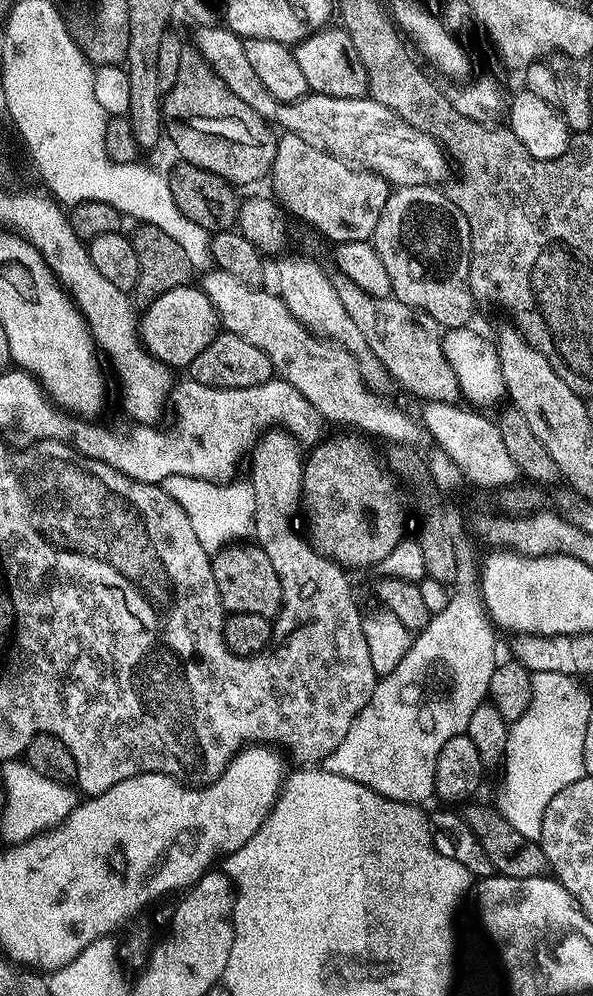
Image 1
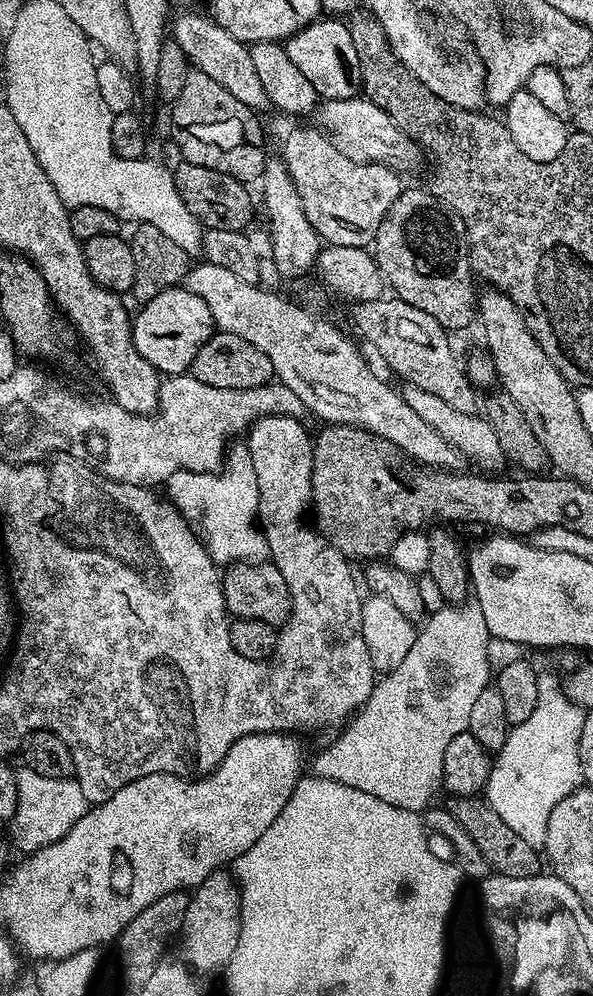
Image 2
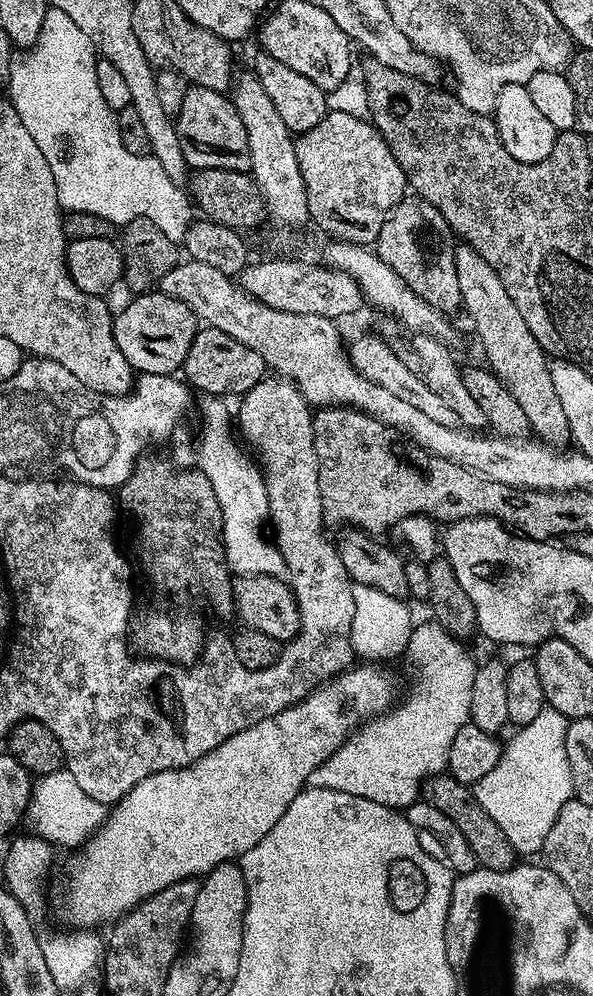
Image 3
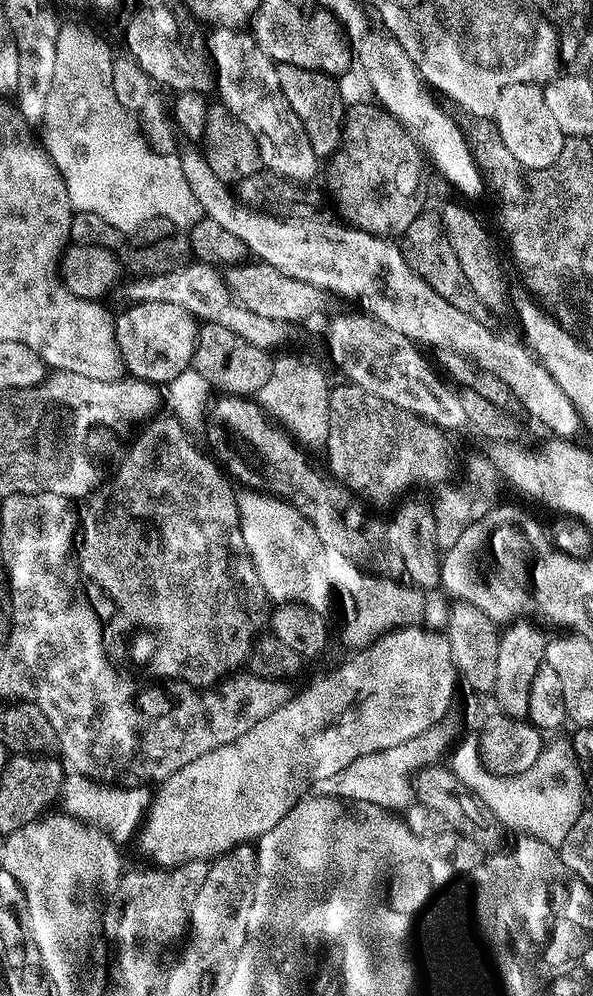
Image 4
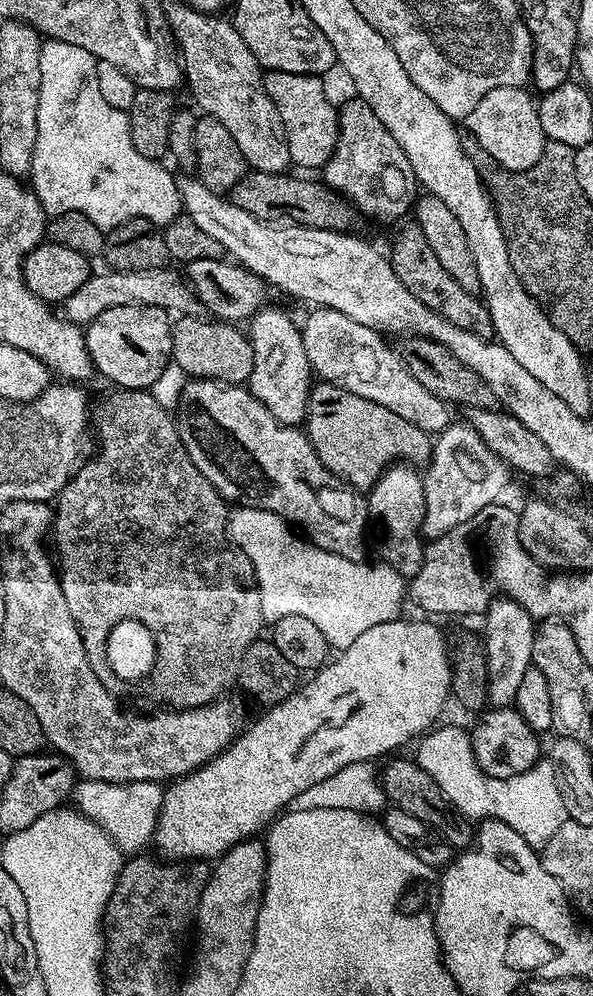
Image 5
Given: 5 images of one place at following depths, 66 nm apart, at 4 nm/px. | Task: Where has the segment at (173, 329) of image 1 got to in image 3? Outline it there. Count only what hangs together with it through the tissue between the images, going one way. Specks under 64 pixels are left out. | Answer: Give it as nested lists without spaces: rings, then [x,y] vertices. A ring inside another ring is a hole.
[[[159,290],[142,292],[131,299],[121,312],[115,313],[112,321],[118,350],[122,350],[126,362],[137,373],[163,376],[179,373],[198,331],[196,315],[186,302],[178,302],[178,298],[170,298]]]

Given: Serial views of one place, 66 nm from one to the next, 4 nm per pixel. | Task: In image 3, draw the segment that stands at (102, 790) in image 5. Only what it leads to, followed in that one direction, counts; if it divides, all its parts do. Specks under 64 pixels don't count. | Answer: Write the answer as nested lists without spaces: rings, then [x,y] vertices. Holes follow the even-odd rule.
[[[61,770],[50,774],[49,776],[39,777],[32,785],[32,797],[28,803],[28,815],[26,817],[26,828],[31,835],[39,836],[45,840],[47,844],[60,848],[72,848],[84,843],[93,832],[100,829],[100,825],[104,823],[106,815],[105,805],[94,802],[94,798],[90,798],[90,794],[84,793],[82,786],[78,786],[78,782],[74,782],[74,774],[70,774],[66,770]]]

